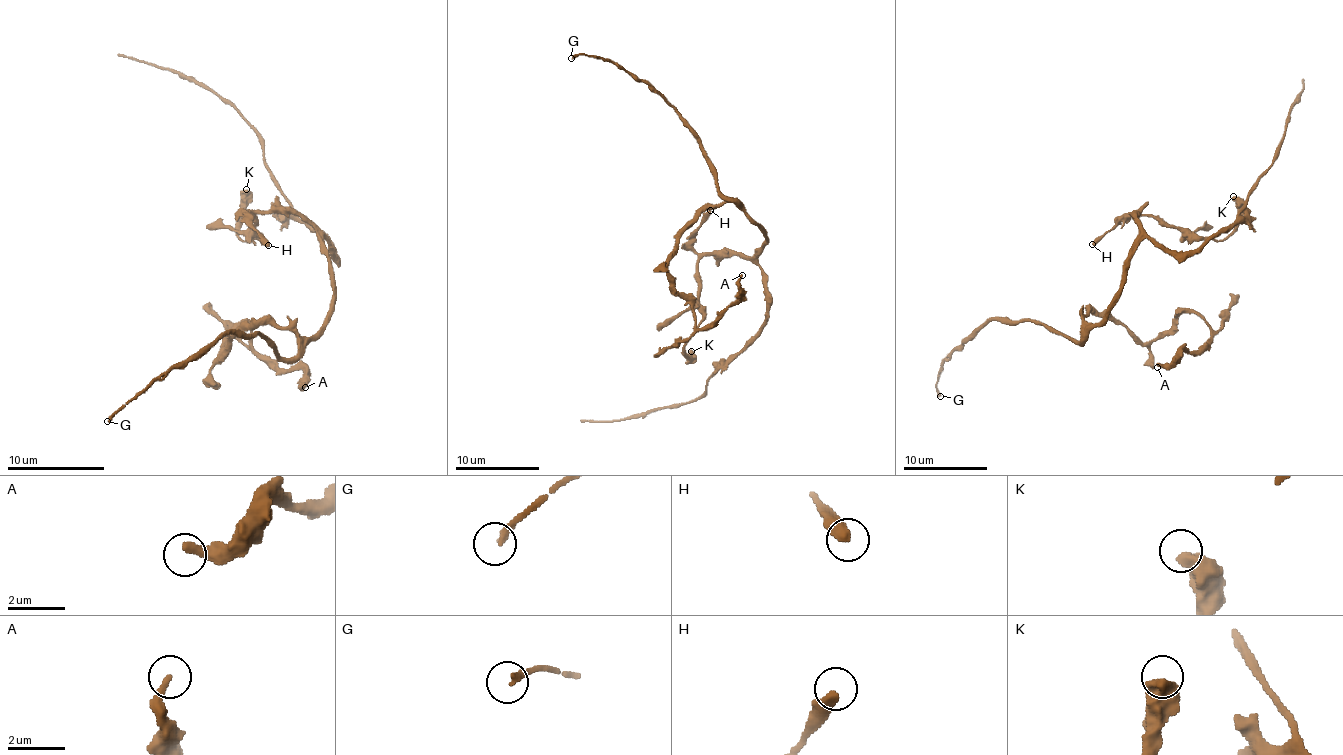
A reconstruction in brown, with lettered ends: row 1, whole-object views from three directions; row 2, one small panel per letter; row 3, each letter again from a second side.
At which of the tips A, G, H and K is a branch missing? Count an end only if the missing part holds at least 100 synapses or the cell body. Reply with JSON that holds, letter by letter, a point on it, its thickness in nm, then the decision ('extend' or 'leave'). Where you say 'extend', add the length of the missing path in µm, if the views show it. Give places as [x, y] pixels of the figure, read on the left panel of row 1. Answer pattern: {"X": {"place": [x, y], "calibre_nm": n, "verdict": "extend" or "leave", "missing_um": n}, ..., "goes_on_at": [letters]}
{"A": {"place": [305, 387], "calibre_nm": 300, "verdict": "leave"}, "G": {"place": [107, 421], "calibre_nm": 240, "verdict": "leave"}, "H": {"place": [268, 245], "calibre_nm": 440, "verdict": "leave"}, "K": {"place": [246, 189], "calibre_nm": 600, "verdict": "leave"}, "goes_on_at": []}

